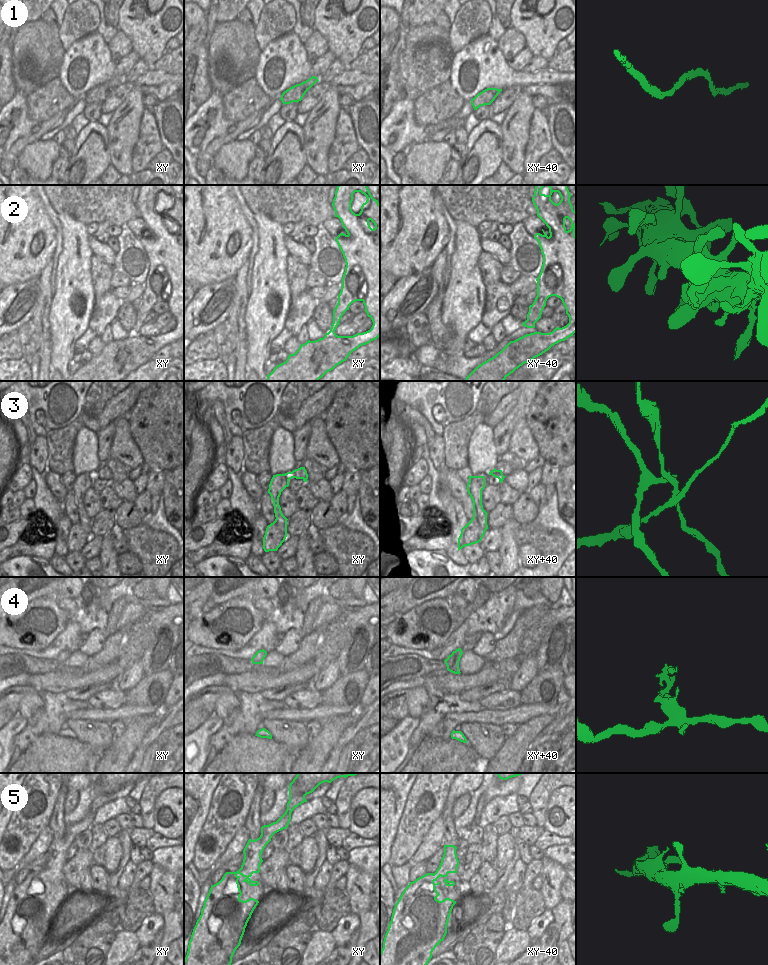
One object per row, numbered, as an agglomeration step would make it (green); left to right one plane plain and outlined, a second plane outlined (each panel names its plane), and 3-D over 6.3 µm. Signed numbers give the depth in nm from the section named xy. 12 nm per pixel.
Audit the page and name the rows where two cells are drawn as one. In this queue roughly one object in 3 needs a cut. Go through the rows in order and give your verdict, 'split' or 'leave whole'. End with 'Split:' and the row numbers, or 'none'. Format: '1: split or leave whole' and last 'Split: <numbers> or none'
1: leave whole
2: leave whole
3: split
4: leave whole
5: leave whole
Split: 3

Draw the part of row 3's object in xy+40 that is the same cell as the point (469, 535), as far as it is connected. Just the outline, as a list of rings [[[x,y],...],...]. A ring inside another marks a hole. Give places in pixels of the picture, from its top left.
[[[472,518],[462,529],[458,538],[458,551],[465,546],[479,543],[479,524],[476,518]]]

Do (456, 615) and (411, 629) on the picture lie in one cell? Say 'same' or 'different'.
same

